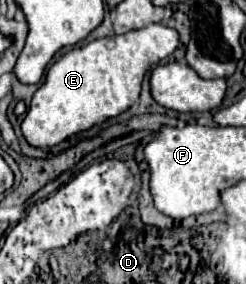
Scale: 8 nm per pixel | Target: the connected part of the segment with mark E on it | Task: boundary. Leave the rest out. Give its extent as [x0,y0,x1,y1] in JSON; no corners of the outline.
[21,24,177,148]

